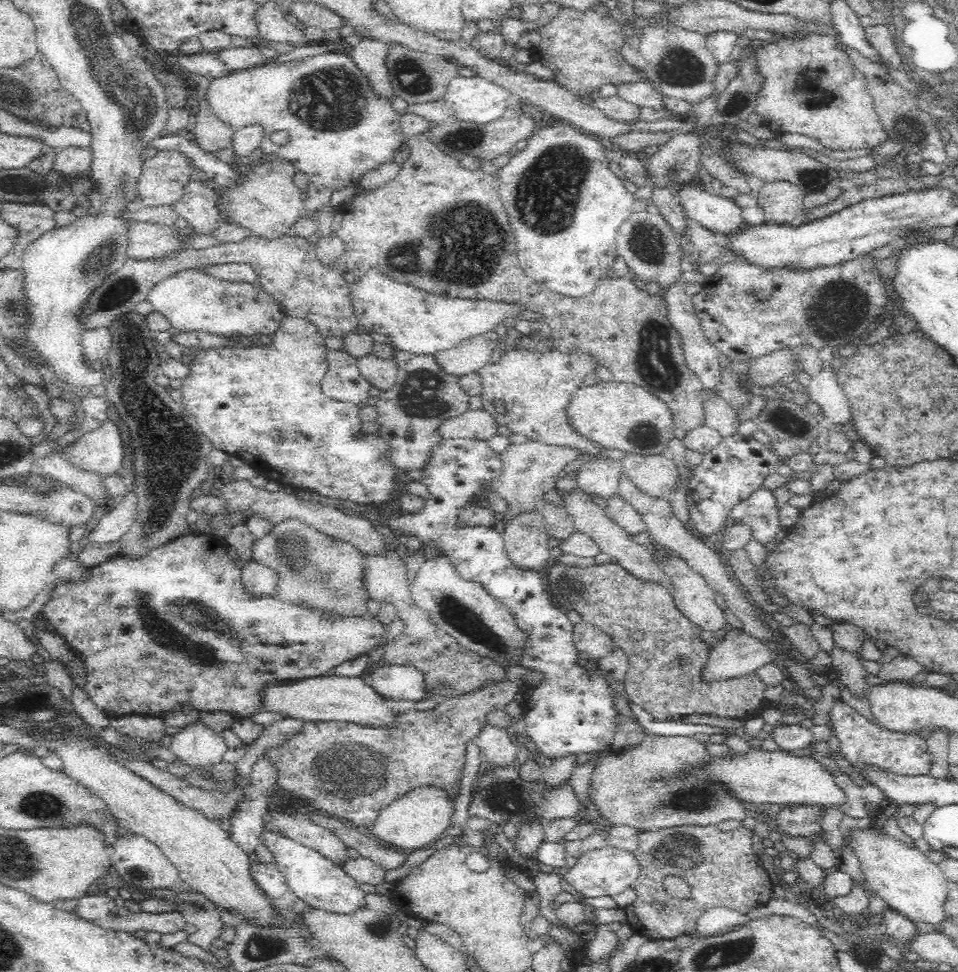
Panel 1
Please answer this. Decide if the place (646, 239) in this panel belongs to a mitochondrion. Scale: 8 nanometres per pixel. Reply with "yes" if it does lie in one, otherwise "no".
yes

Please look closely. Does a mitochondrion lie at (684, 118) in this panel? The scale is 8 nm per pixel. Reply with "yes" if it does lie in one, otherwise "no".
no

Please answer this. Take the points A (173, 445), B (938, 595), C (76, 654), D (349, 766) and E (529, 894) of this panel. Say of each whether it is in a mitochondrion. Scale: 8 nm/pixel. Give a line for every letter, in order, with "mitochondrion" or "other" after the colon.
A: mitochondrion
B: mitochondrion
C: other
D: mitochondrion
E: other

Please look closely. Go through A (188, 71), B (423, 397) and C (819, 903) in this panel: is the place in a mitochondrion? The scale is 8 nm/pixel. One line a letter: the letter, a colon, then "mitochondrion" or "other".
A: other
B: mitochondrion
C: other

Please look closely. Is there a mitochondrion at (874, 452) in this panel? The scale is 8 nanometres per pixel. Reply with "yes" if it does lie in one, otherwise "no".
no

